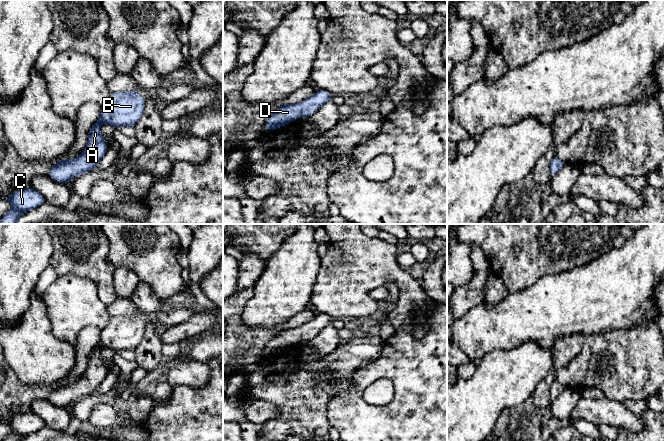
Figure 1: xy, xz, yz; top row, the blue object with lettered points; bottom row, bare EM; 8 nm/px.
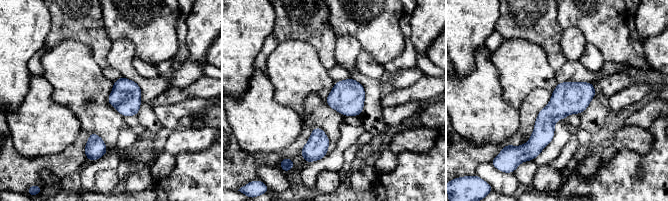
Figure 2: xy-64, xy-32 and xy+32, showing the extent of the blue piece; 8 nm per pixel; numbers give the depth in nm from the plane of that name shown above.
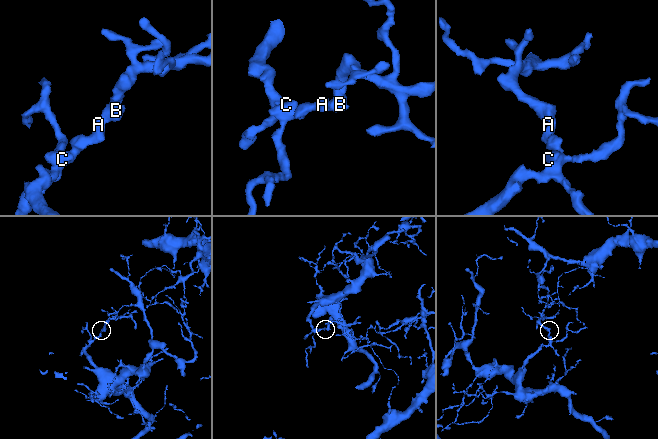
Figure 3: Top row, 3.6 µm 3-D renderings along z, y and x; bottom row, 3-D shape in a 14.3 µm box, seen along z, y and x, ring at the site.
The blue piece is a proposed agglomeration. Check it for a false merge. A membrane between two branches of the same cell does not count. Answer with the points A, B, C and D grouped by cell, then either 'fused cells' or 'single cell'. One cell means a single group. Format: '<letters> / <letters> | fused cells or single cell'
A B C D | single cell

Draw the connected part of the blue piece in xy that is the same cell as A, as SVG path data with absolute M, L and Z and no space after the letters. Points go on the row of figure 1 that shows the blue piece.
M136 91L111 93L101 108L99 119L89 131L88 143L83 152L74 160L63 158L56 162L47 176L61 184L67 184L76 176L91 172L100 162L108 145L98 126L106 123L118 129L122 126L134 127L142 116L145 99Z

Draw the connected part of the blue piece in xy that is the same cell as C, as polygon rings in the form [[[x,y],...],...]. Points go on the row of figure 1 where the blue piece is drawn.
[[[33,188],[17,190],[5,200],[14,208],[1,217],[1,224],[18,224],[18,218],[22,214],[46,202],[44,196]]]

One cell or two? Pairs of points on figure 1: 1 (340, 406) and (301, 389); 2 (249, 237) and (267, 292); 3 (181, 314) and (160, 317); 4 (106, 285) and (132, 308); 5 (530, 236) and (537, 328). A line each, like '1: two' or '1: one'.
1: two
2: two
3: one
4: two
5: two

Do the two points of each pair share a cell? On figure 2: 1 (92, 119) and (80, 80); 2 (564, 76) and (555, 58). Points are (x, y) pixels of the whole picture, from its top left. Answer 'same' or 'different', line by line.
1: same
2: different

